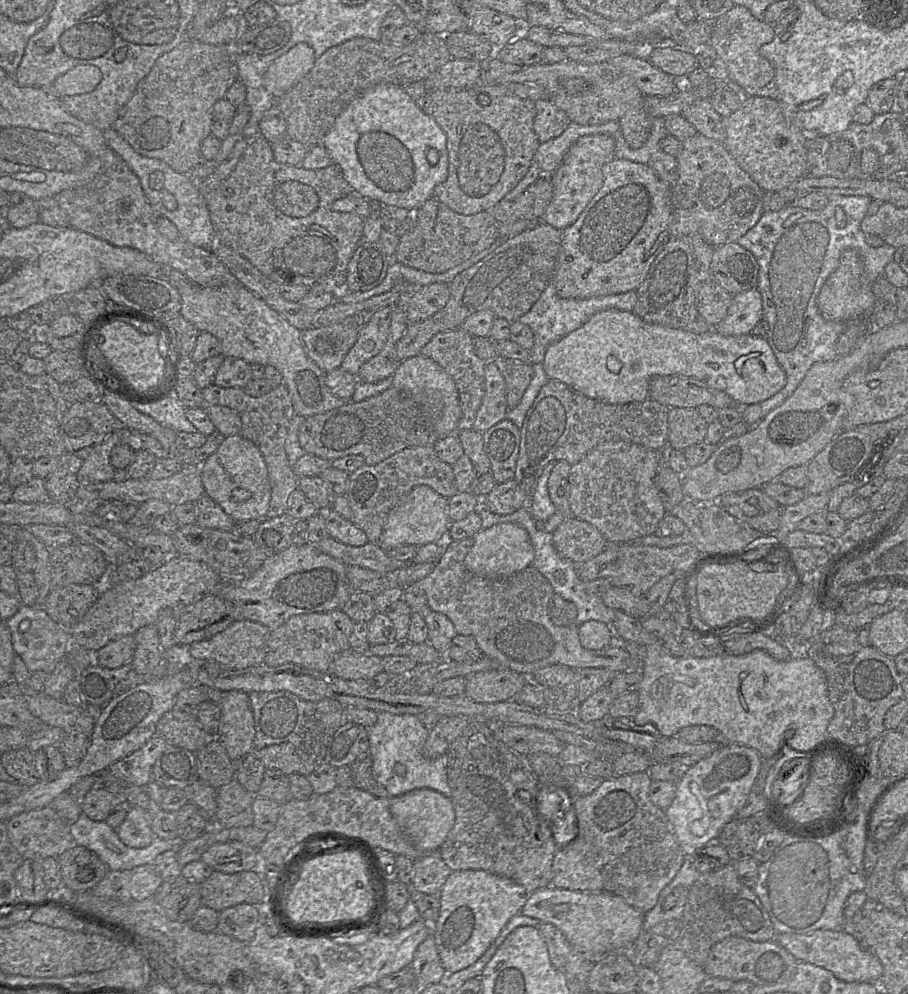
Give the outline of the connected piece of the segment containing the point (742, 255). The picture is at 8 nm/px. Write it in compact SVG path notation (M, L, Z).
M730 242L715 247L710 272L711 278L733 296L756 287L758 264L751 252Z

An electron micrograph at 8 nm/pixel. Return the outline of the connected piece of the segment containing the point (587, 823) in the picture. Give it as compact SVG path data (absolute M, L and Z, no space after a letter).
M638 772L624 776L614 776L603 779L599 787L589 795L574 796L573 794L571 798L564 798L564 805L571 806L570 811L566 813L572 813L575 815L577 836L567 845L557 849L551 867L551 887L578 892L608 892L621 897L628 905L634 907L642 913L647 913L654 908L662 889L672 881L674 876L681 868L685 855L674 835L672 827L665 814L665 810L654 805L649 799L648 791L650 783L651 779L647 772Z

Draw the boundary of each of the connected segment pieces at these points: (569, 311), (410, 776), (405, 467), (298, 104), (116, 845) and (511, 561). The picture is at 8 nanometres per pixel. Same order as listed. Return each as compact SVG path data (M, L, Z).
M549 284L532 308L518 320L527 325L534 333L534 346L530 350L530 363L543 363L546 350L550 345L580 328L593 315L609 309L632 312L636 301L636 291L588 299L566 299L560 297L555 287Z
M377 712L376 723L367 729L369 754L372 758L372 777L381 784L388 797L397 797L414 789L429 788L450 798L447 780L447 758L445 754L435 759L426 759L422 749L429 730L417 715L395 715Z
M432 445L405 448L374 465L364 463L348 478L351 521L364 531L369 542L378 543L389 512L419 485L427 485L446 498L458 493L452 466L439 459Z
M422 31L408 45L356 37L329 48L316 58L312 69L284 96L277 99L274 105L278 105L285 117L287 137L312 147L322 144L337 117L352 100L369 88L381 83L405 87L423 81L451 58L445 44L445 35L429 31Z
M81 813L76 822L71 824L70 832L77 845L83 846L96 854L110 871L130 870L138 866L152 864L159 854L171 849L176 849L179 843L184 843L178 841L166 841L154 837L151 844L146 848L128 847L121 842L116 833L116 829L111 828L105 821L93 821L83 813Z
M498 523L481 529L473 539L473 545L464 559L464 565L472 573L485 578L505 578L531 566L534 550L527 531L514 523Z

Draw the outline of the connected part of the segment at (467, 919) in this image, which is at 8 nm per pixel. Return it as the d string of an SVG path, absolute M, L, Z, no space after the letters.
M484 870L452 871L438 893L440 911L432 934L446 973L472 965L489 948L503 926L520 913L528 895L525 888L505 877Z

